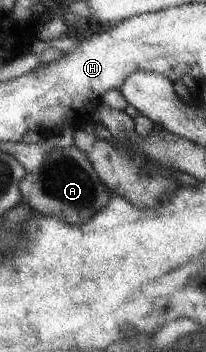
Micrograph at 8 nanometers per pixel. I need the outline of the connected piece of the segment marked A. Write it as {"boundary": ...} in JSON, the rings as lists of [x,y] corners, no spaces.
{"boundary":[[[75,145],[47,154],[37,172],[26,173],[20,182],[19,190],[23,203],[32,211],[55,214],[57,218],[63,218],[65,222],[71,222],[71,224],[89,220],[93,212],[101,210],[109,202],[107,188],[99,182],[87,156],[81,150],[77,150]]]}

